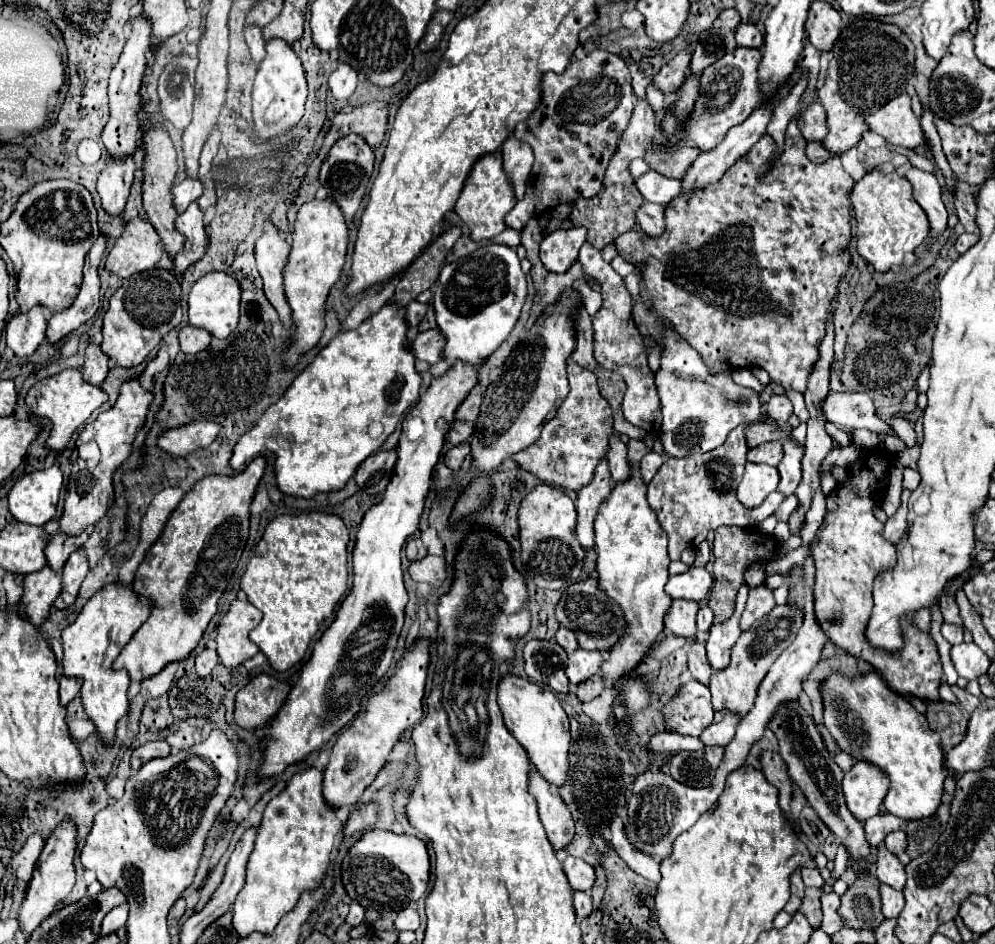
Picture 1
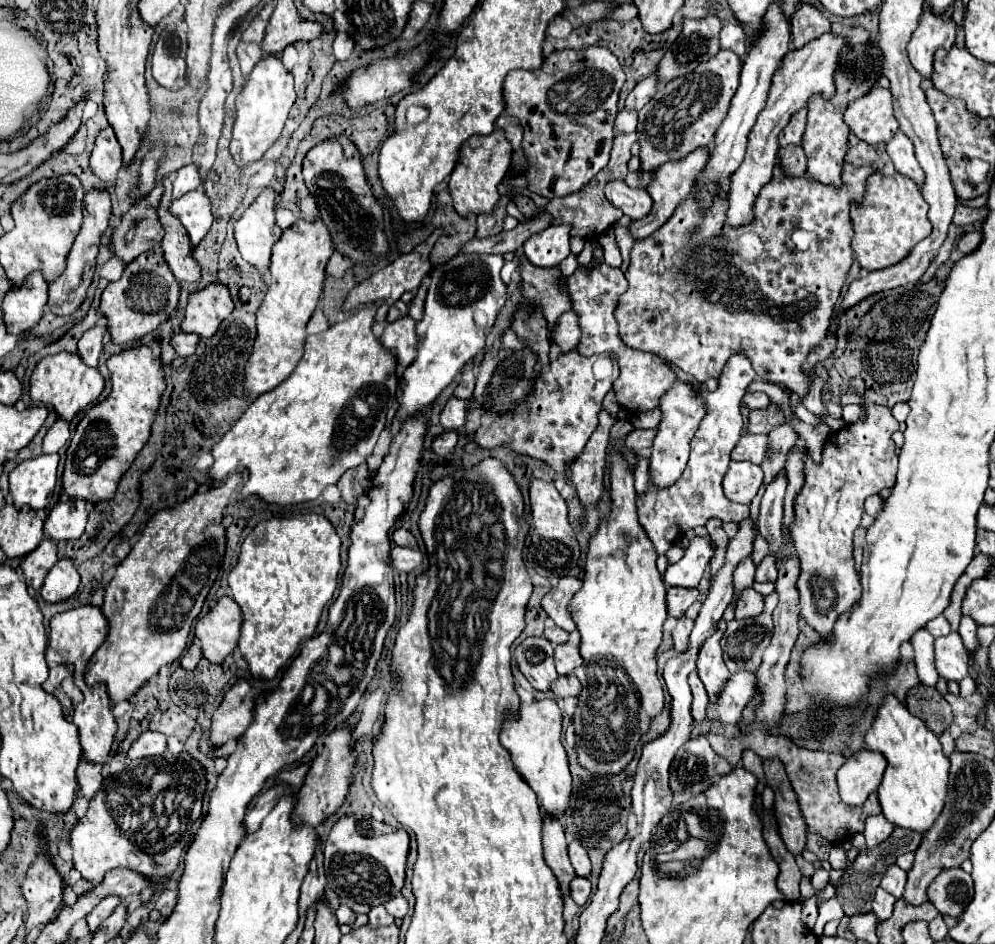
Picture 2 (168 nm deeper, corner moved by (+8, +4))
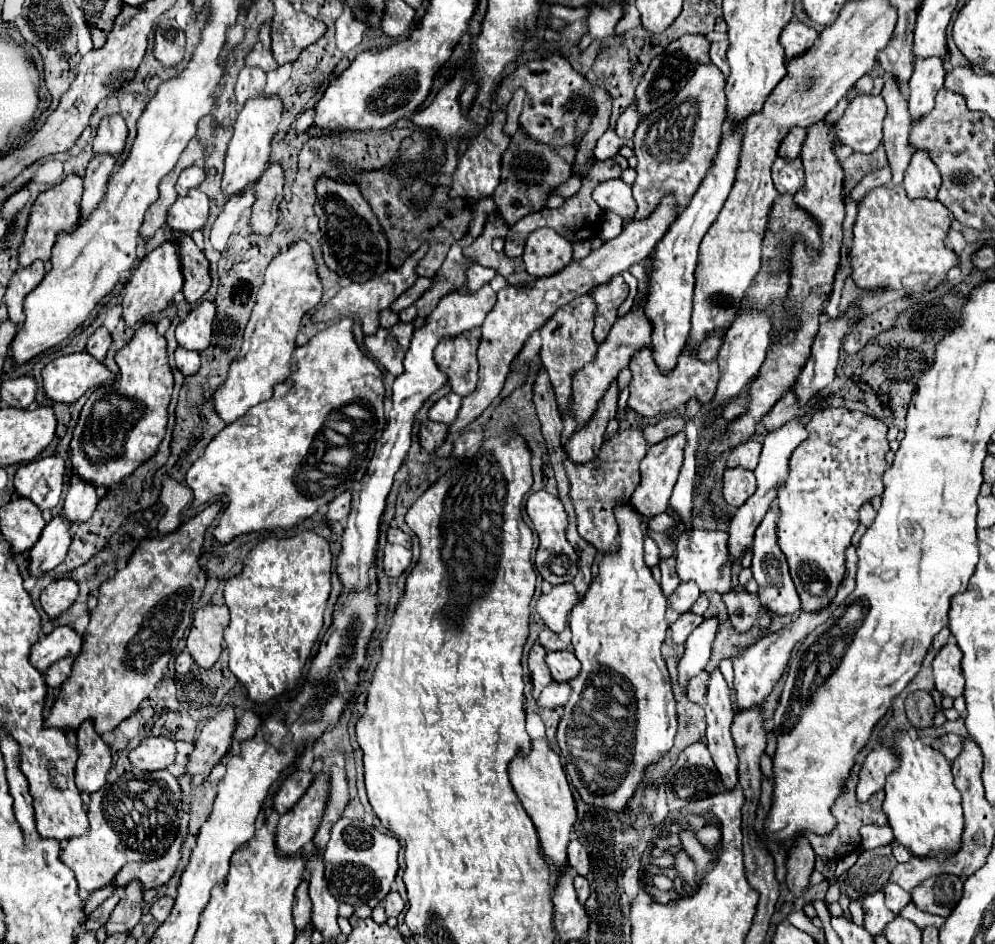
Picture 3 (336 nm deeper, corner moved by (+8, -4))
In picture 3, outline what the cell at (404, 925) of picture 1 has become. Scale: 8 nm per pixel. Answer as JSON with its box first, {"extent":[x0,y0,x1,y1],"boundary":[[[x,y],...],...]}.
{"extent":[383,889,403,917],"boundary":[[[391,889],[389,893],[387,893],[387,897],[383,899],[383,905],[385,905],[385,911],[387,911],[387,917],[397,917],[401,911],[403,911],[403,899],[401,899],[401,895],[395,891],[395,889]]]}

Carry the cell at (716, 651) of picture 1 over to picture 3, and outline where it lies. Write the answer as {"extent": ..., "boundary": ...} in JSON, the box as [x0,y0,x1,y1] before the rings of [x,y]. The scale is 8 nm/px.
{"extent":[705,671,739,789],"boundary":[[[713,671],[709,675],[709,689],[705,699],[705,713],[707,713],[707,747],[715,761],[717,771],[721,773],[723,785],[733,789],[739,781],[737,775],[737,751],[735,741],[731,737],[731,723],[733,723],[733,709],[729,699],[729,687],[723,679],[721,671]]]}

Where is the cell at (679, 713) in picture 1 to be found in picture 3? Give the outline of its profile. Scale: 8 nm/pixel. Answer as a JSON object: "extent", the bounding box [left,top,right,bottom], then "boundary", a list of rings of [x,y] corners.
{"extent":[687,671,707,703],"boundary":[[[701,671],[699,675],[691,677],[687,681],[687,697],[695,703],[703,703],[705,701],[705,693],[707,693],[707,673]]]}

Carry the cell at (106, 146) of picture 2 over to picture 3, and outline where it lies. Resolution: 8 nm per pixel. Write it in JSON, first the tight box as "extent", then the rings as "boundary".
{"extent":[93,115,127,157],"boundary":[[[109,115],[103,117],[97,135],[93,139],[93,151],[111,151],[111,155],[119,157],[119,153],[125,147],[127,139],[127,125],[121,115]]]}

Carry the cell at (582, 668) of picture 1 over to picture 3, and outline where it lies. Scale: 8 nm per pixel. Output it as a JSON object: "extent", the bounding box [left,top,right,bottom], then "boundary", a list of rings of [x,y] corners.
{"extent":[545,649,581,683],"boundary":[[[569,649],[549,651],[547,657],[545,657],[545,661],[547,661],[547,667],[549,667],[549,671],[551,671],[551,675],[553,675],[553,679],[555,679],[557,683],[567,683],[567,681],[571,681],[573,677],[577,677],[577,673],[579,673],[579,669],[581,669],[579,659],[577,659],[575,653],[569,651]]]}

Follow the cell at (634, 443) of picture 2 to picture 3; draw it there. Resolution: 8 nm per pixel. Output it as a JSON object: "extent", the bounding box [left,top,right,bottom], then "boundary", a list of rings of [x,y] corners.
{"extent":[643,417,685,445],"boundary":[[[667,417],[667,419],[661,419],[659,423],[655,425],[649,425],[643,435],[647,439],[649,445],[655,445],[667,437],[673,437],[677,433],[681,433],[685,429],[685,419],[683,417]]]}

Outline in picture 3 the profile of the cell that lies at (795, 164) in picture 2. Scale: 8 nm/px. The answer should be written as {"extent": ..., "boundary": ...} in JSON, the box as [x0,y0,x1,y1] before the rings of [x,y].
{"extent":[773,159,803,193],"boundary":[[[781,159],[773,163],[773,183],[779,193],[795,193],[795,187],[803,185],[803,167],[801,159]]]}

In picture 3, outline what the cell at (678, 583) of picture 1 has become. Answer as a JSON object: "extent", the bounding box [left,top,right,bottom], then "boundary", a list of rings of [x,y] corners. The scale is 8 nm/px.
{"extent":[677,529,731,593],"boundary":[[[691,529],[677,537],[677,573],[681,581],[695,581],[701,591],[727,593],[731,591],[731,557],[729,557],[728,533]]]}

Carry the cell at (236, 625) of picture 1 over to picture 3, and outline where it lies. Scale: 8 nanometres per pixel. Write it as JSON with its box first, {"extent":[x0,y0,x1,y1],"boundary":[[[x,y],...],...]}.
{"extent":[187,605,227,669],"boundary":[[[205,605],[193,613],[187,649],[199,667],[209,669],[217,661],[223,649],[223,631],[227,623],[227,605]]]}

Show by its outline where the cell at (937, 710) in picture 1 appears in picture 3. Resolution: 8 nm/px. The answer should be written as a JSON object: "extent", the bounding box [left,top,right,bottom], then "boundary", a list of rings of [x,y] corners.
{"extent":[905,691,935,729],"boundary":[[[913,691],[905,699],[905,711],[915,729],[925,729],[933,723],[935,703],[927,691]]]}

